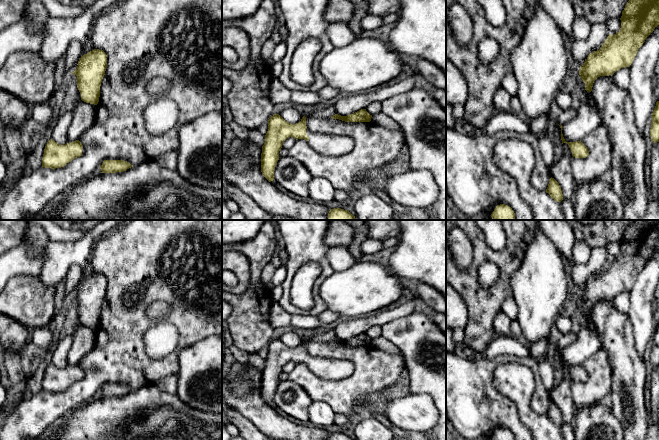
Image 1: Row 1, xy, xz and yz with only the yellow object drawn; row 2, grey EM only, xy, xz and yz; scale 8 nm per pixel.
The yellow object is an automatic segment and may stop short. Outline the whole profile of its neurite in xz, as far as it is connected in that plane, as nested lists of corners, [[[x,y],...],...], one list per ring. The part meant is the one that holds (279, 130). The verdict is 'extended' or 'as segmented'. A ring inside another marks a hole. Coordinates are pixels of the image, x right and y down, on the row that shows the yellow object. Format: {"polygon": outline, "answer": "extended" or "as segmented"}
{"polygon": [[[274,114],[268,120],[268,131],[265,135],[265,142],[262,146],[261,153],[261,172],[263,176],[269,181],[274,180],[274,171],[279,160],[279,151],[282,148],[283,142],[289,138],[305,139],[309,145],[323,156],[339,156],[350,153],[354,148],[354,141],[350,137],[327,135],[321,133],[312,133],[307,129],[306,117],[303,116],[301,121],[296,124],[291,124],[285,121],[279,114]]], "answer": "extended"}

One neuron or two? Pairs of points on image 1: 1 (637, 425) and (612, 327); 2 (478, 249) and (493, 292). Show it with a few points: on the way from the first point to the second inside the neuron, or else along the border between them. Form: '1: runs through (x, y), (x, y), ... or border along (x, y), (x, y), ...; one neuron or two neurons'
1: runs through (634, 401), (628, 385), (628, 367), (622, 351); one neuron
2: runs through (491, 255), (504, 266), (504, 279); one neuron

